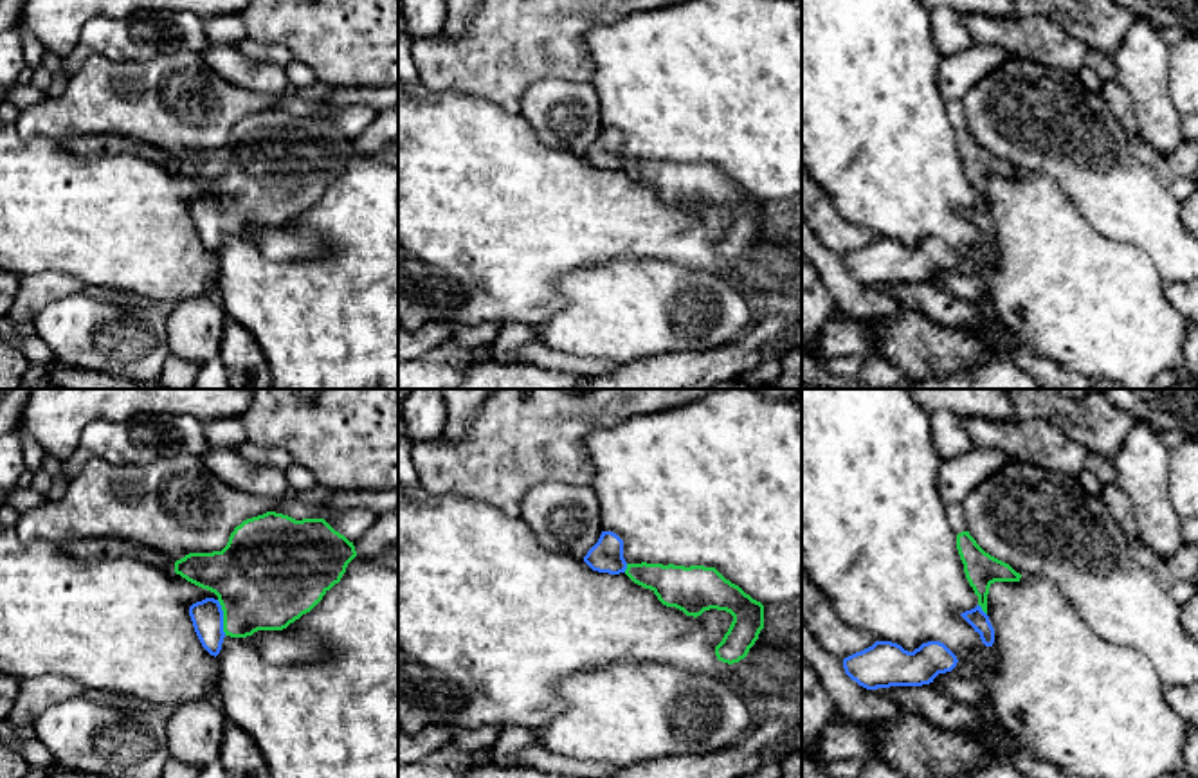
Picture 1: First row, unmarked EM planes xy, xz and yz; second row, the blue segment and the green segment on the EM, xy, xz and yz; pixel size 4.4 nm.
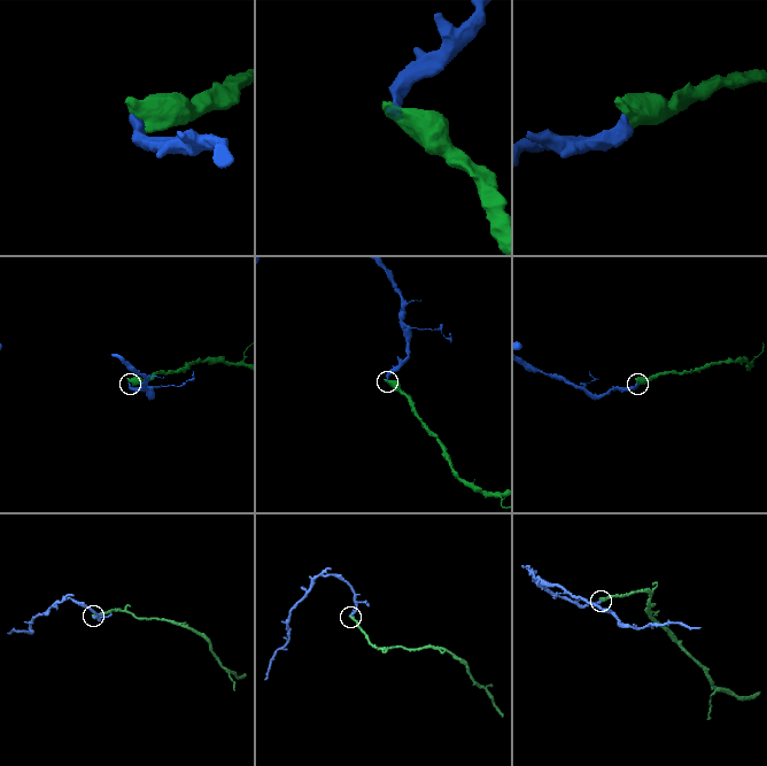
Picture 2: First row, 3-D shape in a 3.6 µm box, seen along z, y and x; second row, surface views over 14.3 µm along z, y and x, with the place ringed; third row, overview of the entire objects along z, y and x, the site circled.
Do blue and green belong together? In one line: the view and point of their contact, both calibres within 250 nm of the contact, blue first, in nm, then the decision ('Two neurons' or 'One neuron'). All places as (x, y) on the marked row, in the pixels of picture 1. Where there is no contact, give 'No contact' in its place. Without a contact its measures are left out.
Touches blue at xy (222, 618). Thickness 140 nm (blue) against 440 nm. One neuron

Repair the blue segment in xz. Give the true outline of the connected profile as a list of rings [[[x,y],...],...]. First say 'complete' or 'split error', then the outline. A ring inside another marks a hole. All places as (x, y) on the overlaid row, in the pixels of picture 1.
split error; [[[602,531],[584,562],[598,573],[625,573],[634,584],[650,589],[663,605],[676,607],[686,616],[697,618],[710,609],[730,612],[733,621],[715,647],[715,656],[722,663],[733,665],[744,659],[764,629],[764,605],[715,567],[627,564],[623,540],[613,531]]]

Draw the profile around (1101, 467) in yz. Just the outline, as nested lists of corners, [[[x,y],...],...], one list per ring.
[[[1090,452],[1085,461],[1085,470],[1092,472],[1103,484],[1115,481],[1112,459]]]

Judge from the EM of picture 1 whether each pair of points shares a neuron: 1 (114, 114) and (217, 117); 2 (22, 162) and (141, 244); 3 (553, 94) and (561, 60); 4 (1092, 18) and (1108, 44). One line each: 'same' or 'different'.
1: same
2: same
3: different
4: same

